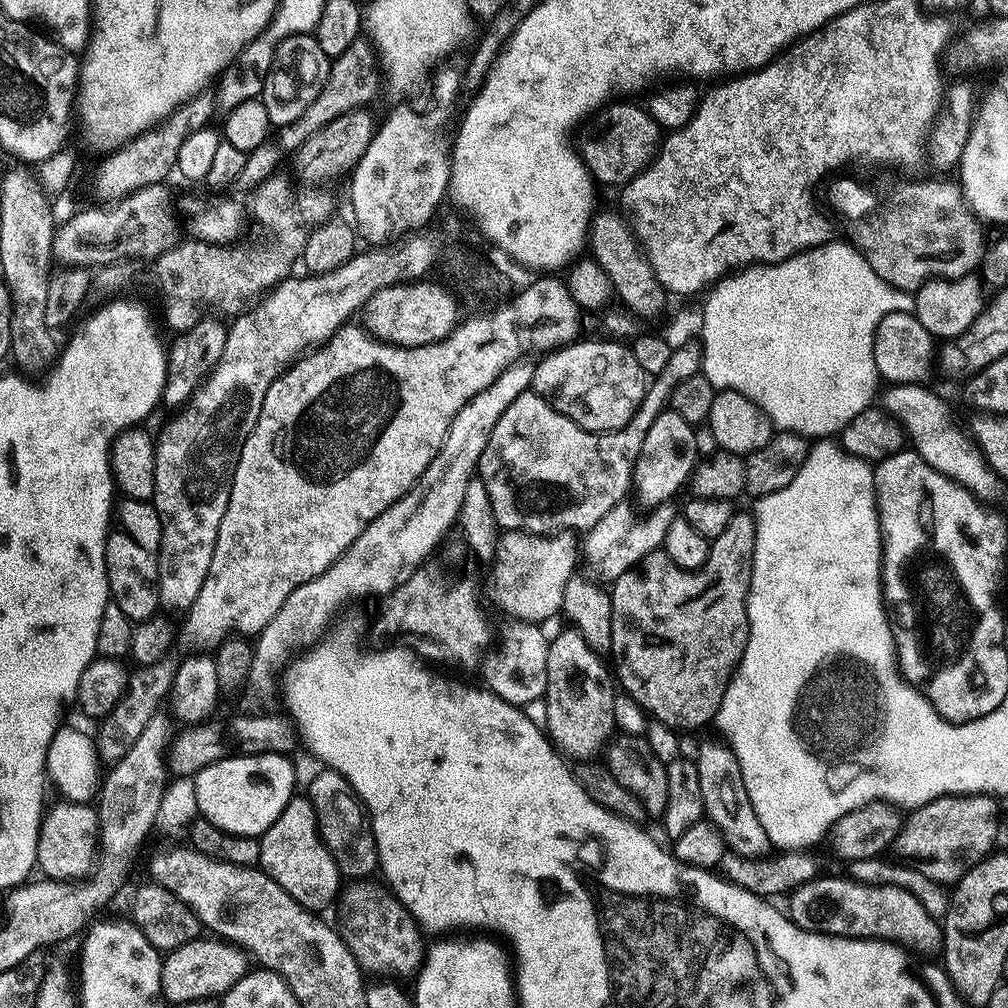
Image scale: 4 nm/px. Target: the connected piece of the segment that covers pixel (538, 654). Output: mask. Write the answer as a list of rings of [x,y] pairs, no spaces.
[[[512,622],[504,636],[502,632],[498,647],[491,653],[493,656],[488,656],[483,661],[484,676],[488,679],[487,687],[497,698],[503,700],[505,705],[525,706],[524,704],[532,704],[535,700],[537,703],[544,699],[544,691],[548,685],[546,640],[540,628],[543,627],[536,622]]]

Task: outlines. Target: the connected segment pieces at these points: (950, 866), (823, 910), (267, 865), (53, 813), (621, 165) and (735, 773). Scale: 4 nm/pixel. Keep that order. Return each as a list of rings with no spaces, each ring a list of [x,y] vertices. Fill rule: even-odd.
[[[959,795],[940,796],[936,800],[931,800],[929,804],[921,804],[907,817],[900,835],[894,842],[894,852],[898,854],[896,856],[913,868],[917,868],[926,877],[937,880],[944,886],[951,885],[997,847],[1000,808],[996,802],[998,800],[995,795]]]
[[[826,876],[793,888],[787,897],[786,915],[807,932],[847,936],[853,940],[886,940],[896,946],[932,952],[941,947],[942,928],[923,909],[914,894],[894,885],[868,885],[844,876]],[[844,878],[844,880],[843,880]]]
[[[294,796],[259,841],[261,869],[303,908],[320,912],[335,898],[342,877],[336,859],[320,837],[316,812],[307,797]]]
[[[59,803],[53,808],[51,805],[41,821],[36,863],[39,871],[44,871],[41,873],[47,879],[80,882],[93,871],[92,863],[96,860],[96,848],[98,852],[100,826],[97,809],[91,803]],[[88,871],[90,872],[87,873]]]
[[[605,103],[602,111],[593,115],[579,129],[581,132],[578,156],[587,168],[589,176],[600,186],[627,185],[628,181],[634,179],[639,172],[643,172],[652,163],[652,158],[662,143],[662,129],[645,107],[612,103]]]
[[[706,740],[699,750],[694,763],[698,772],[705,817],[719,826],[724,836],[725,847],[739,856],[759,858],[766,856],[772,848],[766,838],[766,830],[754,813],[754,808],[744,786],[741,768],[732,748],[722,740]]]

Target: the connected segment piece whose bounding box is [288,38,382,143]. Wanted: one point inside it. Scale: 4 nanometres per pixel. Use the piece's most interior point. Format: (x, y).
(353, 81)

